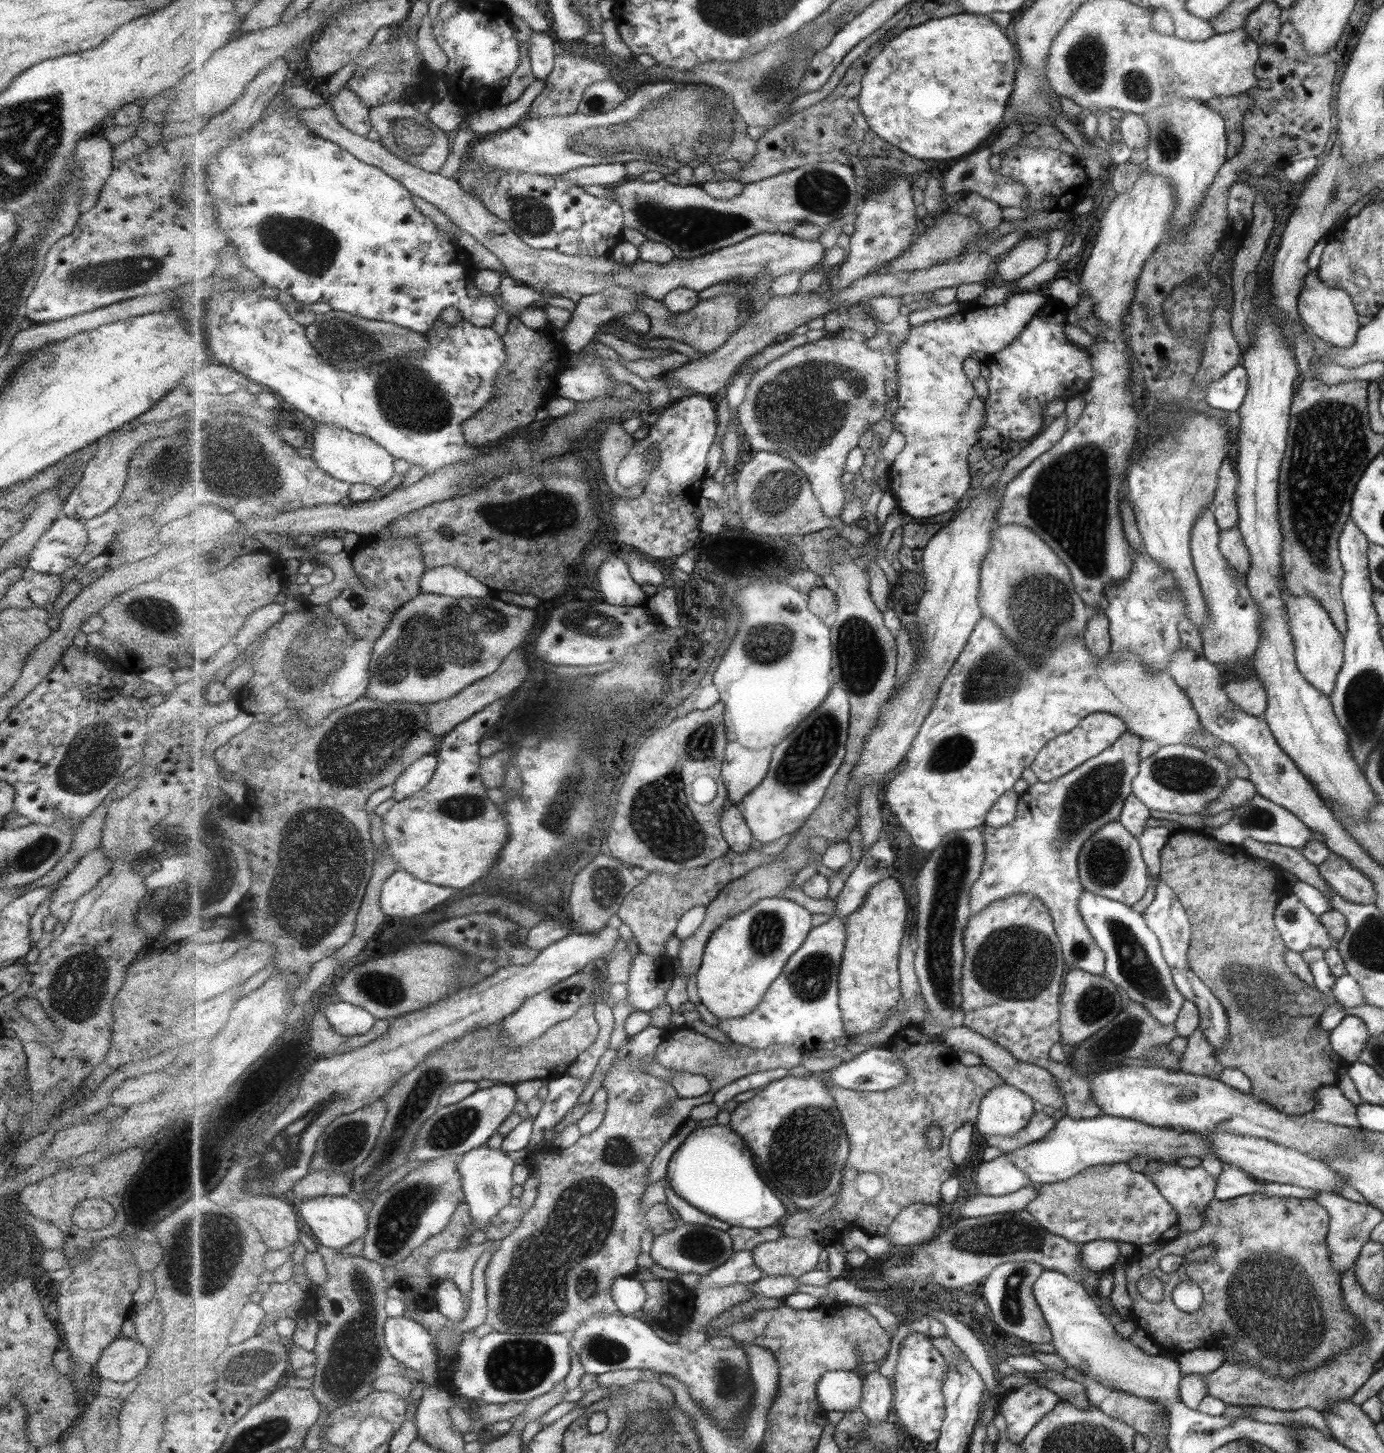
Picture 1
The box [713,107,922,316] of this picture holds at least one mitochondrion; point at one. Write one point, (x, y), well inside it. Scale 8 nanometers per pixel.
(826, 194)

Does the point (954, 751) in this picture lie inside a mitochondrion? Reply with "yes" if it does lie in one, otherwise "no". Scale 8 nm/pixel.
yes

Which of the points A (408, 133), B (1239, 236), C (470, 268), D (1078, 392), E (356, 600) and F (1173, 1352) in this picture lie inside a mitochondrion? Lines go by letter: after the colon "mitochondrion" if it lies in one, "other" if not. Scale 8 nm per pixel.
A: mitochondrion
B: other
C: other
D: other
E: other
F: other

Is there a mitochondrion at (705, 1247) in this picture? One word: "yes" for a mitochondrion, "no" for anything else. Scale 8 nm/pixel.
yes

